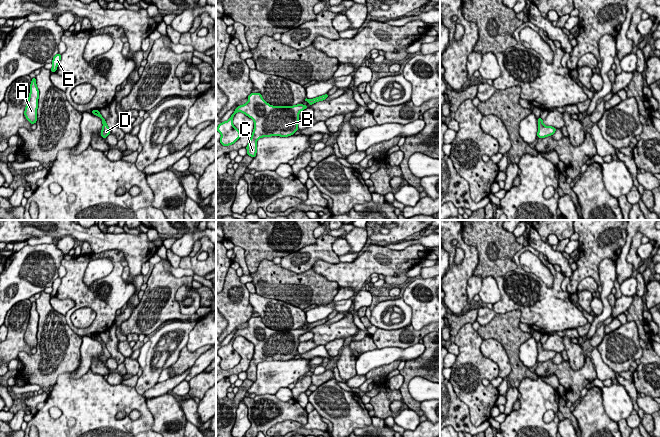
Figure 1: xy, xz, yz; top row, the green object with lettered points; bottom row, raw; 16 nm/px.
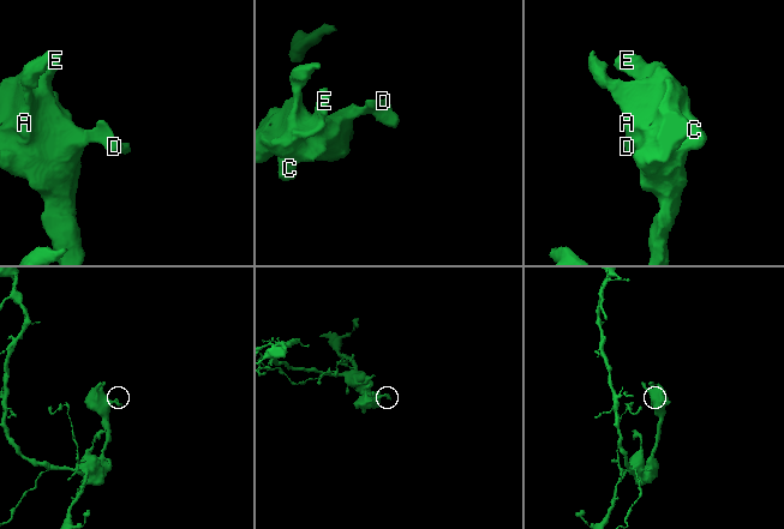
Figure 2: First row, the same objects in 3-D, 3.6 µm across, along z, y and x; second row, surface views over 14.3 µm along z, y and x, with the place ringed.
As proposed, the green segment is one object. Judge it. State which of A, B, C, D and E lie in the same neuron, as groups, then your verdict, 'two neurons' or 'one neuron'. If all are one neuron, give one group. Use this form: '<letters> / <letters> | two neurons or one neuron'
A B C D E | one neuron

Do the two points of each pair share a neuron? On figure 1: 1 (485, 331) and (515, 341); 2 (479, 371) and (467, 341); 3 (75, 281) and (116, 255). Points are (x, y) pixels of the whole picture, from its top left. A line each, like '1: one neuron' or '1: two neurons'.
1: one neuron
2: one neuron
3: one neuron

